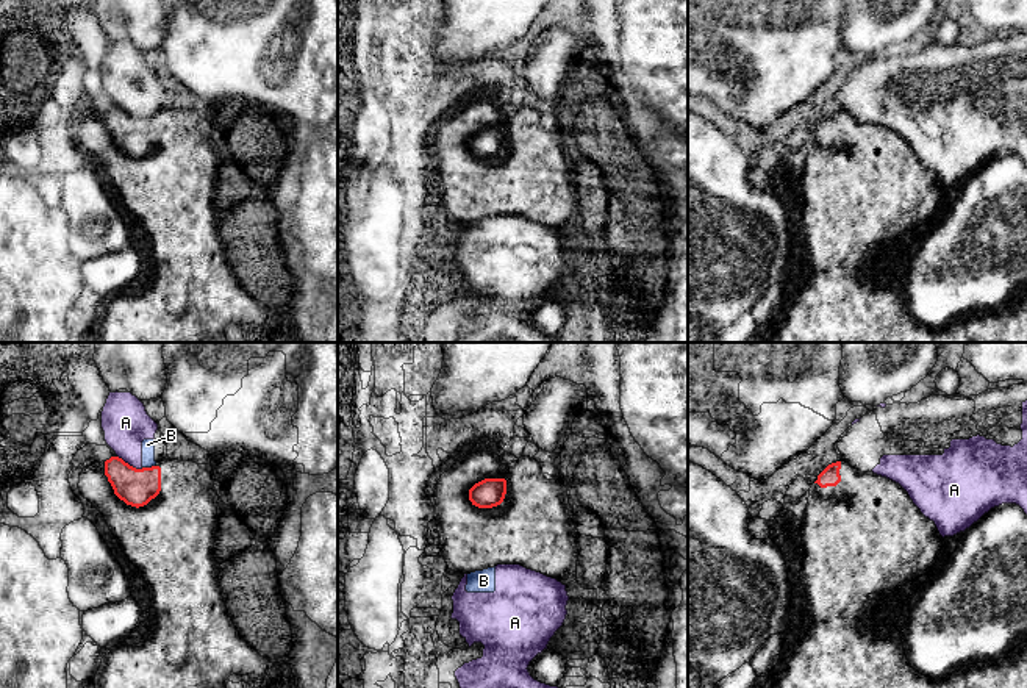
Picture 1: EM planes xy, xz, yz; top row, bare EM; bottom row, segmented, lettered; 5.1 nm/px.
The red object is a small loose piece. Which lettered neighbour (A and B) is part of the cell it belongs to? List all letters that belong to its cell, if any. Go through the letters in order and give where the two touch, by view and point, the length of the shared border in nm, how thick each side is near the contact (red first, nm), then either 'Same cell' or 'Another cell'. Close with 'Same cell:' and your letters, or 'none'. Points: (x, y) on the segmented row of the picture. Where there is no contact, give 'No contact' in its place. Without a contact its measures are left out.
A: Touches red at xy (128, 465). Shared border 150 nm. Thickness 190 nm (red) against 240 nm. Another cell
B: Touches red at xy (147, 468). Shared border 70 nm. Thickness 190 nm (red) against 60 nm. Another cell
Same cell: none

